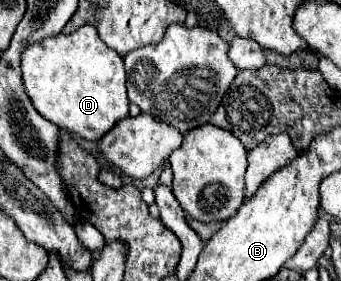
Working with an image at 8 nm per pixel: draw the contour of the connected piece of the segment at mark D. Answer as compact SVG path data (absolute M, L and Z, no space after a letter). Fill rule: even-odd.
M81 26L71 34L57 34L29 46L21 56L25 90L37 112L85 140L99 140L119 120L129 116L123 58L107 48L93 26Z

